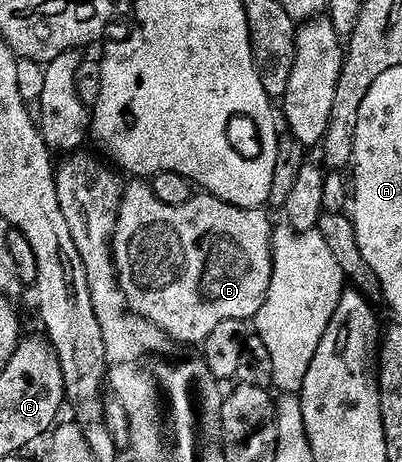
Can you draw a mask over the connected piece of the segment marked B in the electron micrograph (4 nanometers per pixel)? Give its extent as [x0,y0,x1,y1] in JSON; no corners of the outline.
[112,179,275,347]

